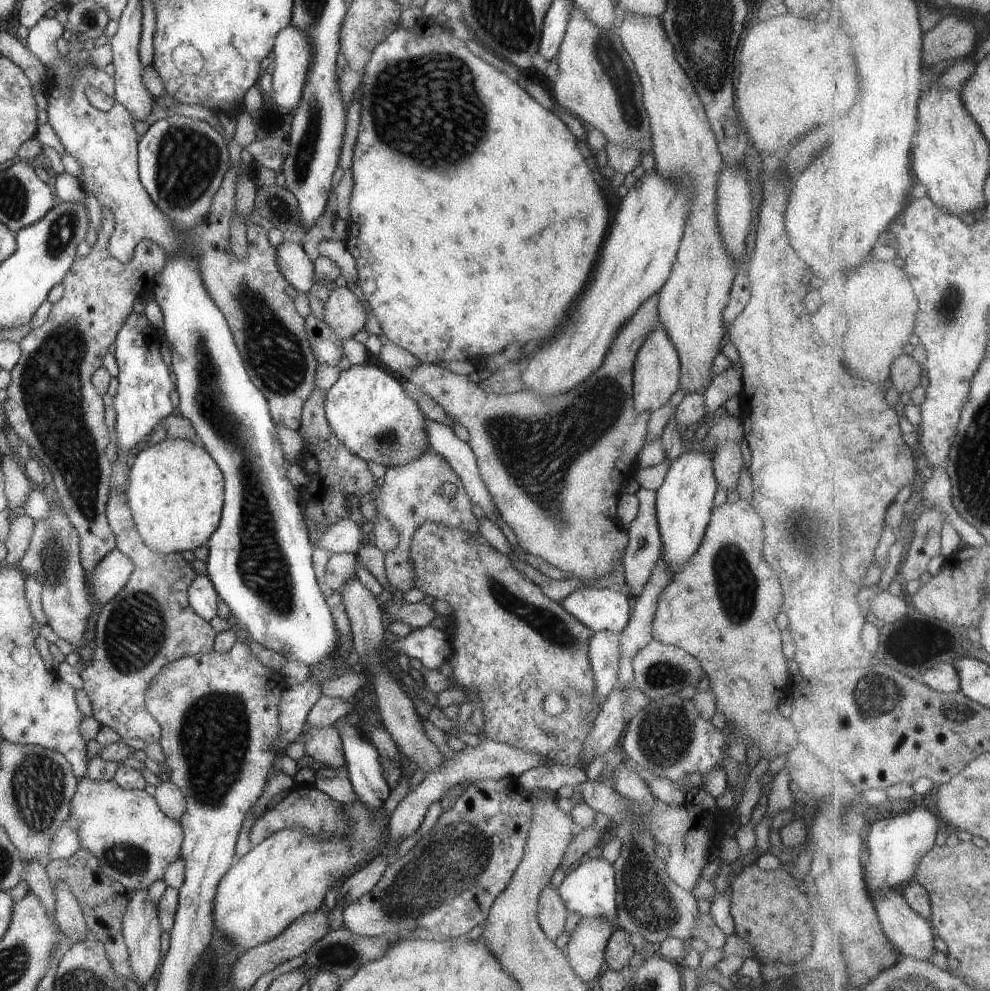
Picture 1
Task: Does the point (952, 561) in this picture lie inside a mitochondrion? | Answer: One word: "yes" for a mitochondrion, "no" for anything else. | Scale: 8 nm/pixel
no

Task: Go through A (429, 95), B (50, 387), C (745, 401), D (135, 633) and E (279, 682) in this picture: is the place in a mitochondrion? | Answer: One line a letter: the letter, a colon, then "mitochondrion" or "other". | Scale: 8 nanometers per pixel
A: mitochondrion
B: mitochondrion
C: other
D: mitochondrion
E: other

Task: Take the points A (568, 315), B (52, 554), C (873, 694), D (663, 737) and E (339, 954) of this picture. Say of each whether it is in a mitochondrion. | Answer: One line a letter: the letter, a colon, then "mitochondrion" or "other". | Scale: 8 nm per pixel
A: other
B: mitochondrion
C: mitochondrion
D: mitochondrion
E: mitochondrion

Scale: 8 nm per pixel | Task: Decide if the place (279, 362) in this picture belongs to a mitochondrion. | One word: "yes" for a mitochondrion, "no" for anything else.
yes

